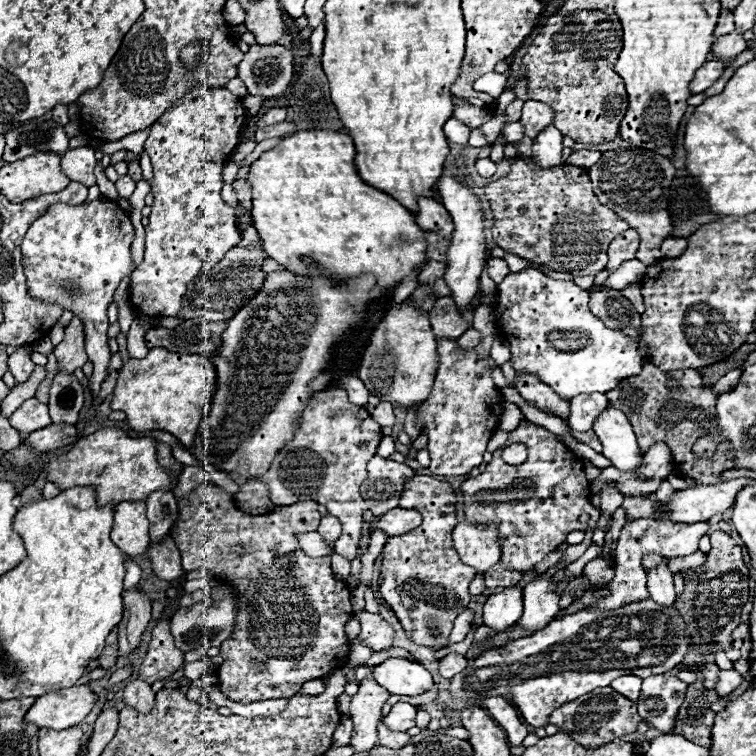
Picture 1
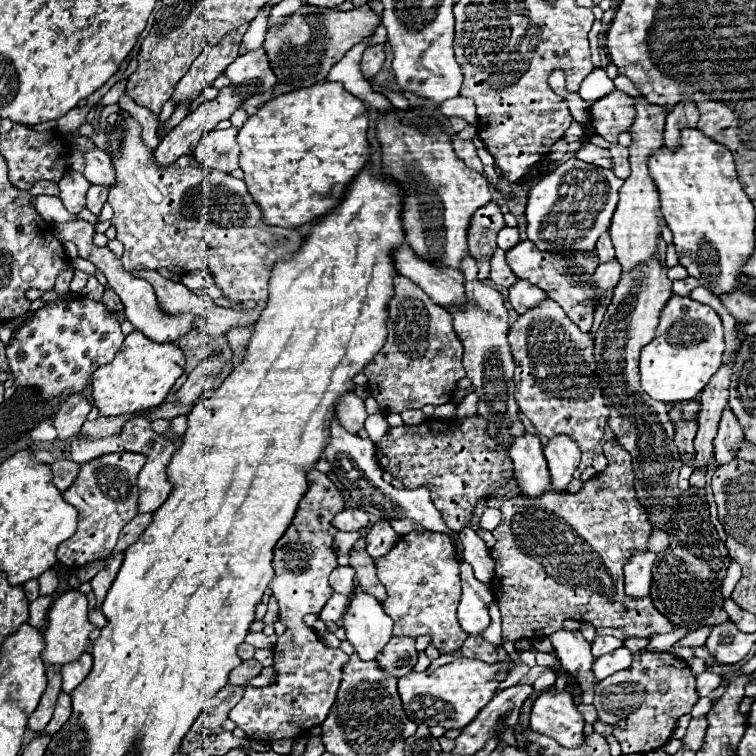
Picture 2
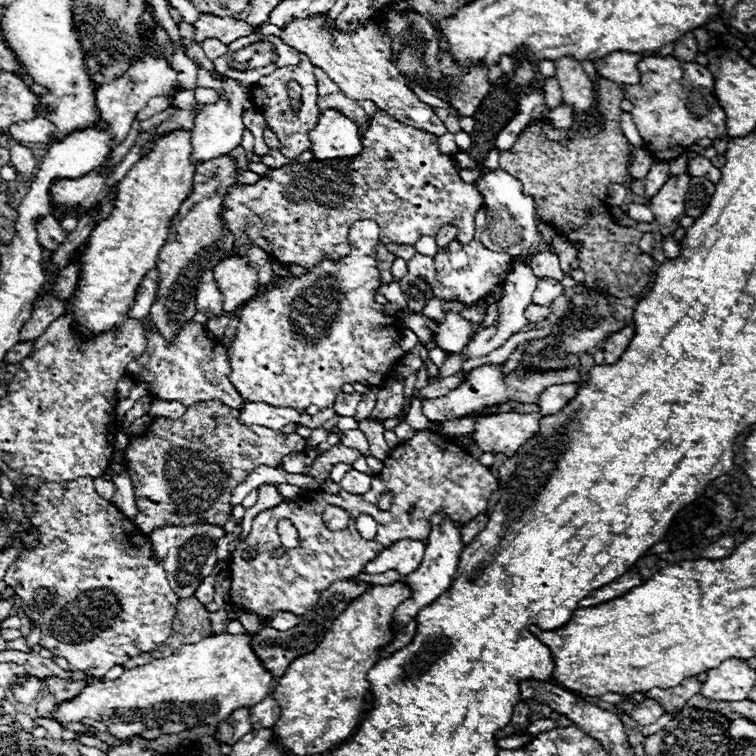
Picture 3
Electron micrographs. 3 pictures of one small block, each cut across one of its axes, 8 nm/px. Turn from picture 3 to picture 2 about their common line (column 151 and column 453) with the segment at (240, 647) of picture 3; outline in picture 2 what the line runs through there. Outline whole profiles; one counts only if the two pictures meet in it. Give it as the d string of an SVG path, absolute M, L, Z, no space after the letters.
M508 654L496 664L486 664L482 660L472 660L472 658L460 658L452 664L440 666L430 676L426 676L424 672L408 672L406 676L398 678L398 694L402 698L402 706L408 718L412 718L418 726L420 724L428 728L442 726L446 730L464 728L478 716L478 712L494 696L500 684L500 680L496 680L496 674L500 670L508 670L508 672L514 670L514 660Z

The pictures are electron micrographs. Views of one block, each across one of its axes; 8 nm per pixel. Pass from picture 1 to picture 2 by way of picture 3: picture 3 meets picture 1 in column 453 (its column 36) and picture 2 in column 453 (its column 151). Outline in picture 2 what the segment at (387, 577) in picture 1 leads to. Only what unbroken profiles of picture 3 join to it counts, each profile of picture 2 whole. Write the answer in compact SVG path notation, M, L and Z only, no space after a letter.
M410 532L402 534L396 546L382 558L374 560L378 580L386 586L388 598L382 602L384 612L394 620L394 634L396 636L408 636L408 638L418 638L418 636L430 636L432 646L440 650L440 654L454 652L462 646L466 640L466 632L456 620L456 608L460 602L460 562L456 558L456 546L448 534L438 534L438 532Z

